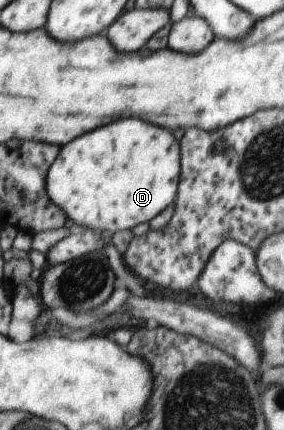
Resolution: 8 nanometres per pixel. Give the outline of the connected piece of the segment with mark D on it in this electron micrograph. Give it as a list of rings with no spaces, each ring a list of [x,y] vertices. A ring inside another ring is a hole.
[[[122,119],[104,125],[80,139],[62,147],[48,175],[48,194],[50,200],[58,205],[79,230],[93,230],[98,233],[112,234],[131,230],[140,223],[151,222],[163,214],[177,201],[183,172],[181,145],[172,131],[156,127],[142,119]]]

